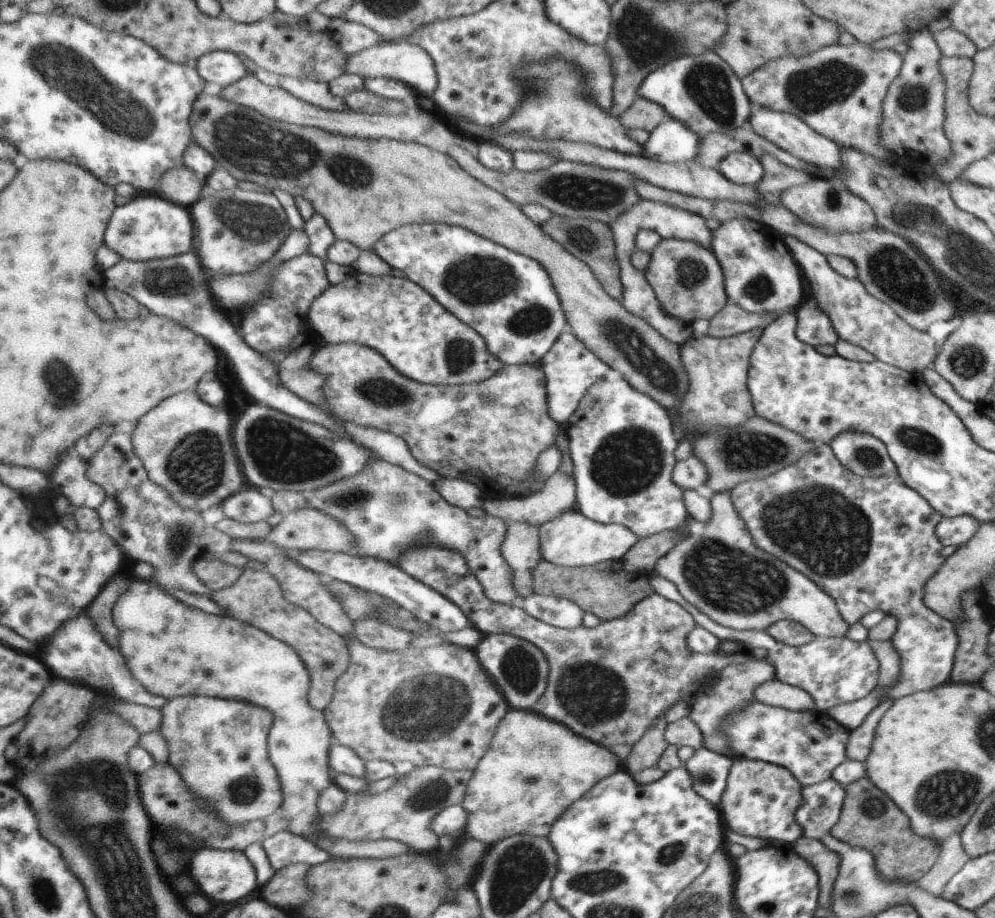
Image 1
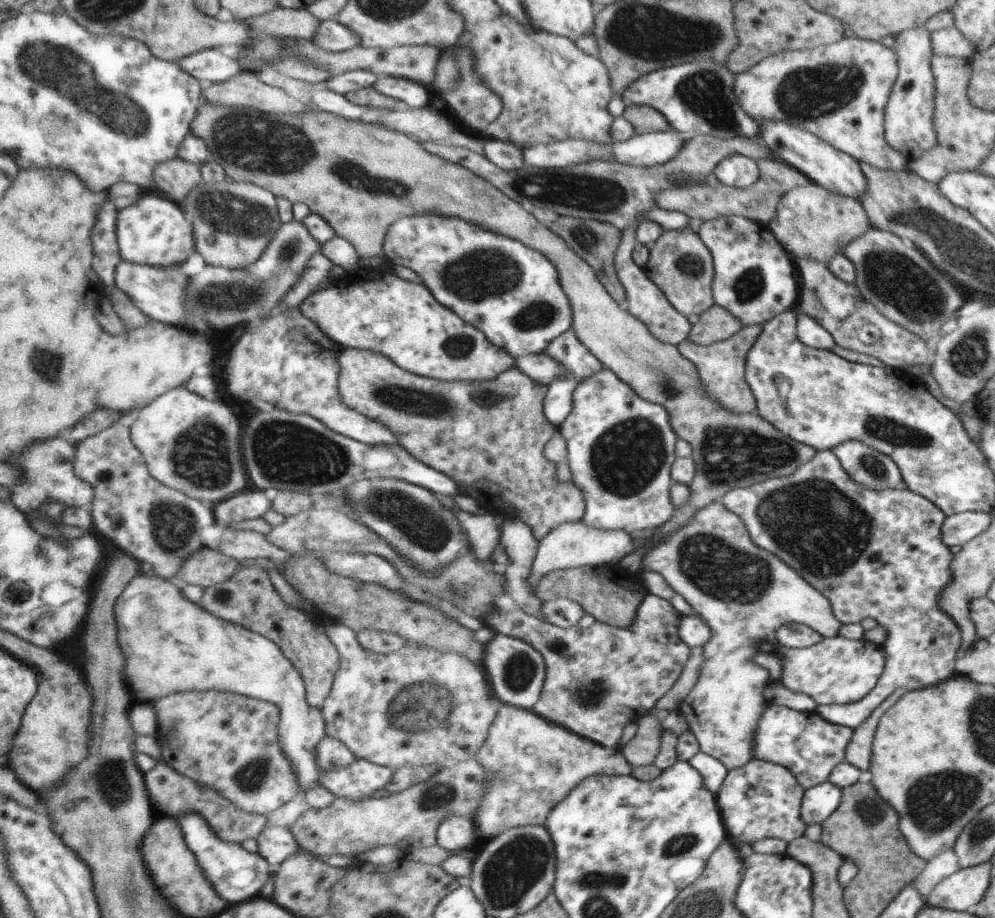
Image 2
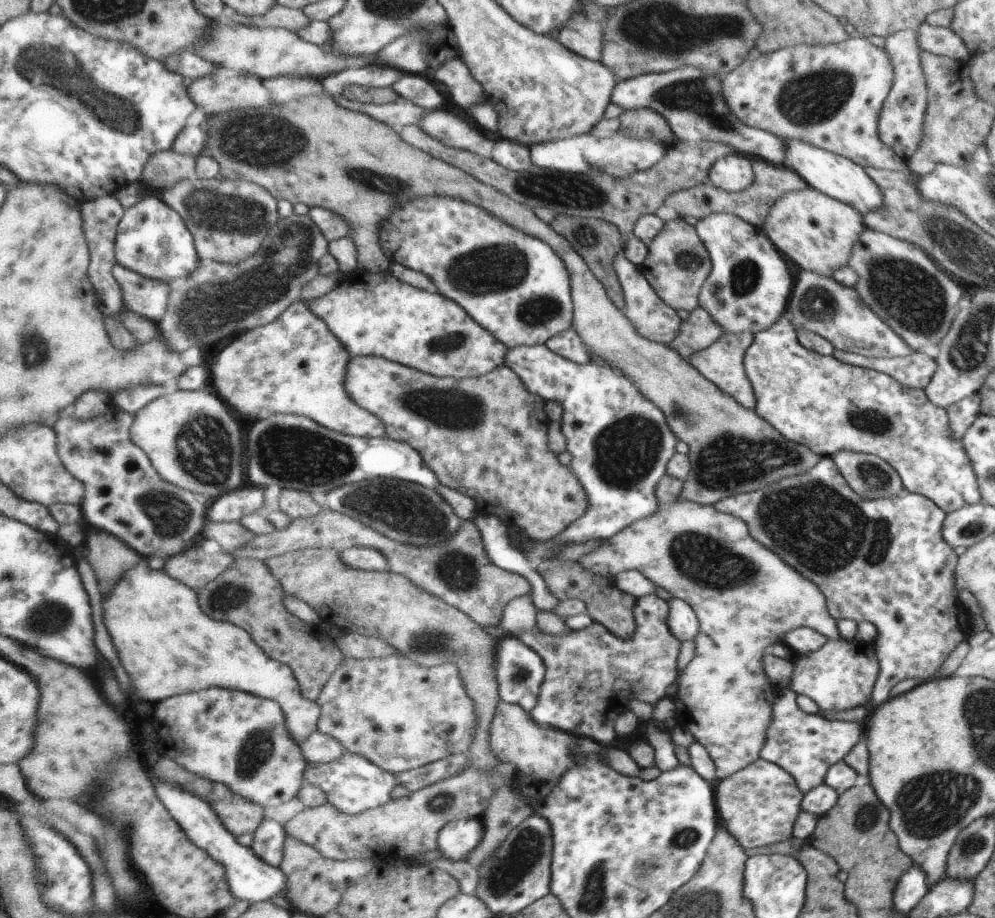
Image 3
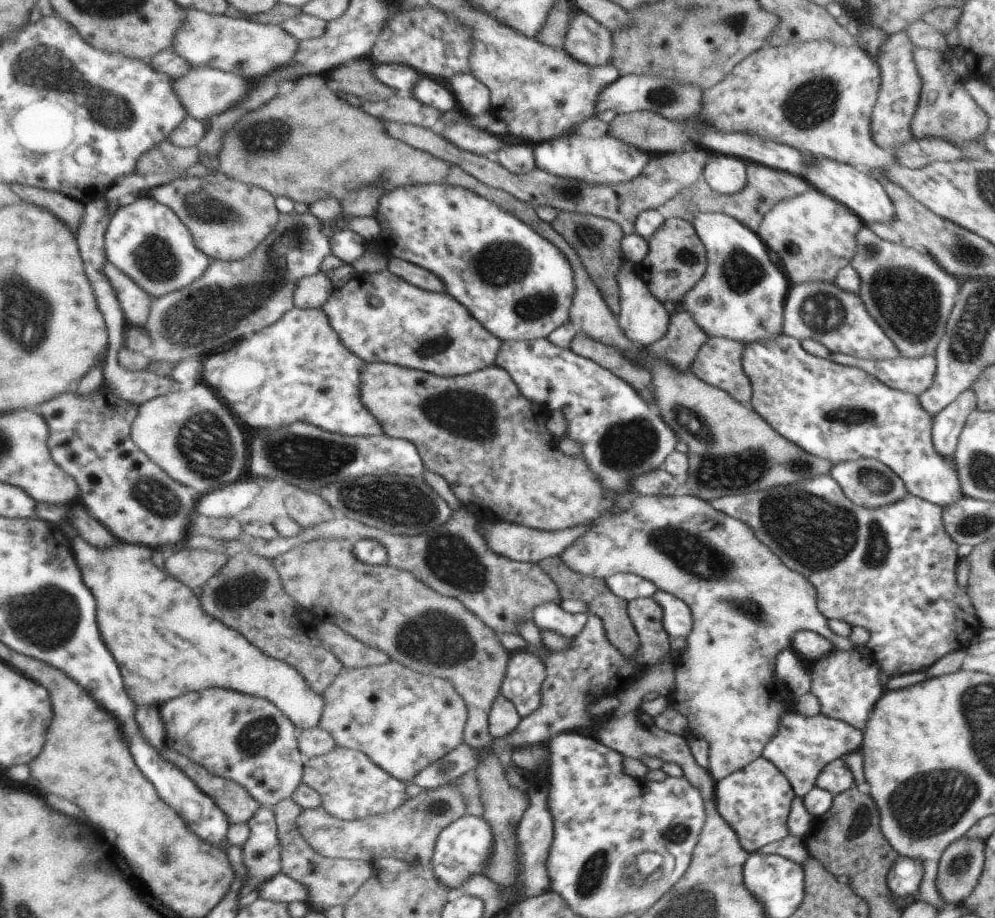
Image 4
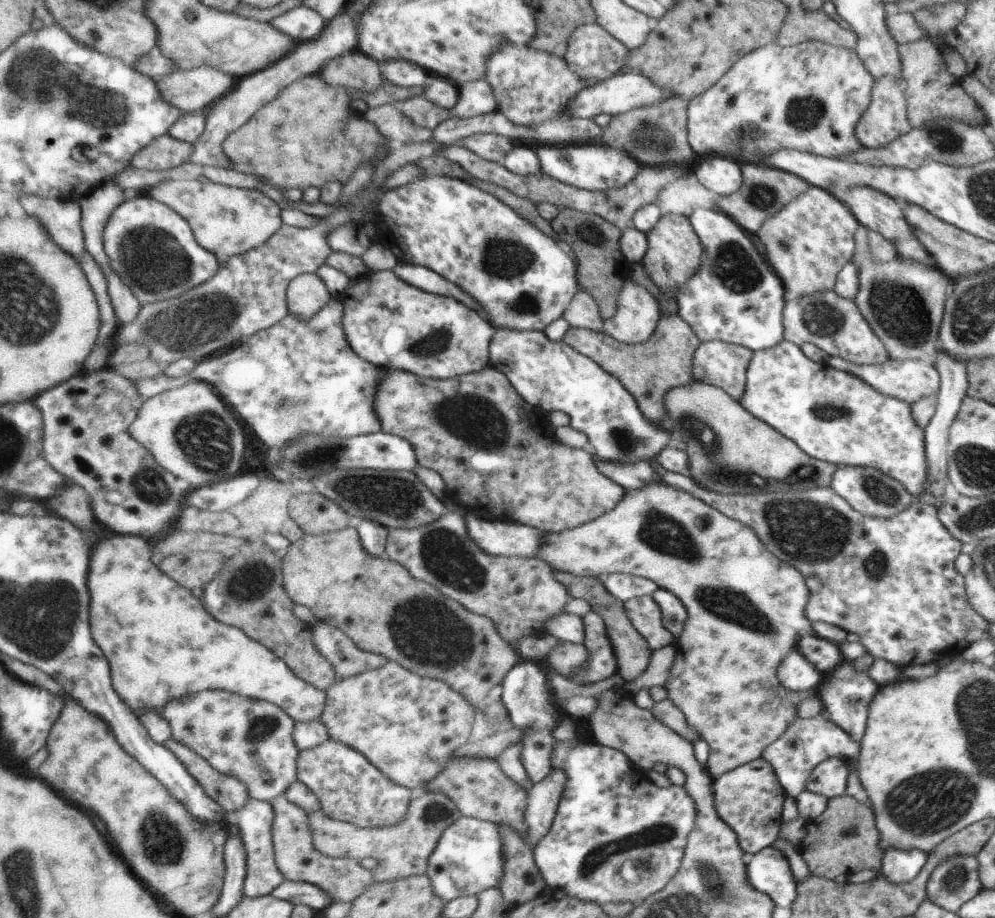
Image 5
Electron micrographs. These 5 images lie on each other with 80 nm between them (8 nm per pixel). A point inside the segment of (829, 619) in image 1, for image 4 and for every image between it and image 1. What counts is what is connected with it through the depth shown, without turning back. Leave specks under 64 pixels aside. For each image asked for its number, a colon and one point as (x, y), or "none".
2: (712, 558)
3: (741, 593)
4: (745, 605)

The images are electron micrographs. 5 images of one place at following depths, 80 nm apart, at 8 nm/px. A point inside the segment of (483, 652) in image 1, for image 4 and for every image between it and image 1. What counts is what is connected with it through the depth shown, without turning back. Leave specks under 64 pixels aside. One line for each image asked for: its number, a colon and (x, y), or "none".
2: (515, 669)
3: (520, 671)
4: (525, 673)

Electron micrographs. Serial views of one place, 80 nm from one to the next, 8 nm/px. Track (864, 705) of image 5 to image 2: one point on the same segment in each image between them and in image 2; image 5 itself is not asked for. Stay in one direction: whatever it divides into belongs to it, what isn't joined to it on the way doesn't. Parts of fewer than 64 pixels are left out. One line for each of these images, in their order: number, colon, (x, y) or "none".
2: (836, 670)
3: (840, 675)
4: (847, 686)

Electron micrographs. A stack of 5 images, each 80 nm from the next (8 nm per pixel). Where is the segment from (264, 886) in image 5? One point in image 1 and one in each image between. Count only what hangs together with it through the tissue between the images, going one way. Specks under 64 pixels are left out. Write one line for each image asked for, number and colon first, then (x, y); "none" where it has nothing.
1: (284, 848)
2: (276, 844)
3: (269, 844)
4: (262, 851)

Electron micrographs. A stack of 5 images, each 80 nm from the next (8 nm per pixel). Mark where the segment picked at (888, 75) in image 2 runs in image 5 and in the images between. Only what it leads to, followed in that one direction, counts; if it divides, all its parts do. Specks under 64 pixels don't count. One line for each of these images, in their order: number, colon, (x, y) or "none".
3: (829, 95)
4: (814, 96)
5: (807, 97)

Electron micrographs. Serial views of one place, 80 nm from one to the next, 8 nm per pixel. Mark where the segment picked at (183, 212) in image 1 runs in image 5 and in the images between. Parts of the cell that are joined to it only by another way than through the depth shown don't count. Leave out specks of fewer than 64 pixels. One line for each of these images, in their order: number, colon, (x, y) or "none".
2: (153, 231)
3: (152, 239)
4: (146, 239)
5: (150, 244)

